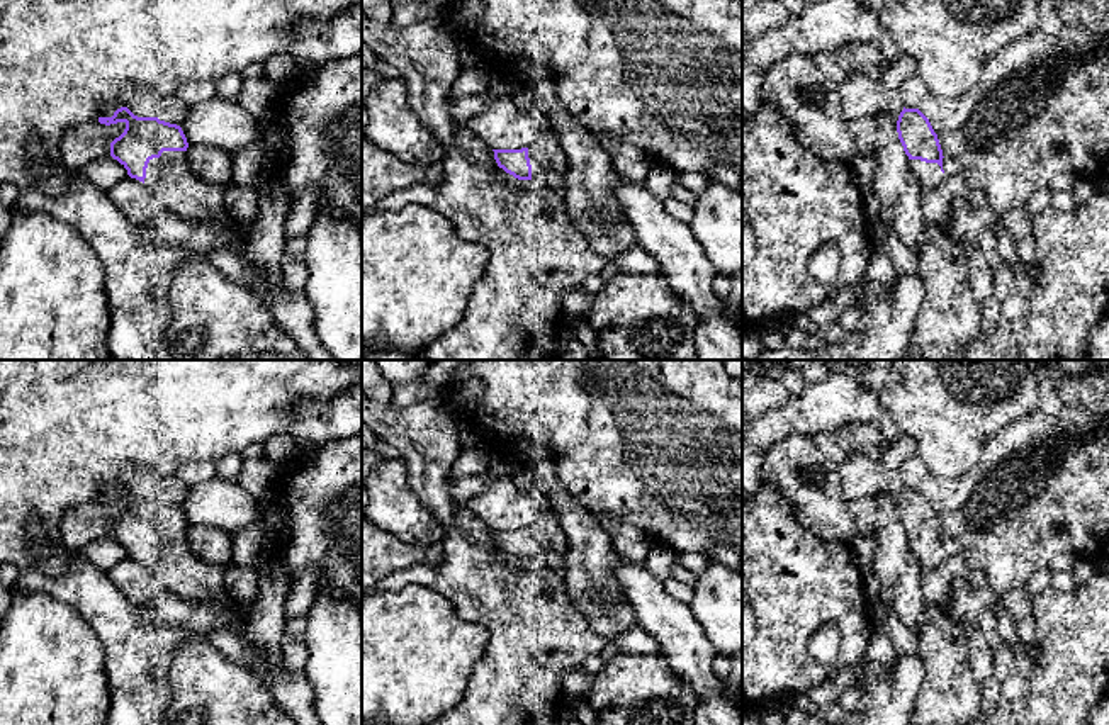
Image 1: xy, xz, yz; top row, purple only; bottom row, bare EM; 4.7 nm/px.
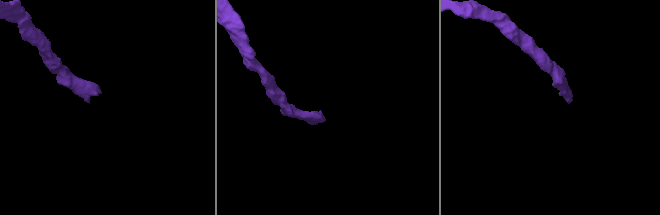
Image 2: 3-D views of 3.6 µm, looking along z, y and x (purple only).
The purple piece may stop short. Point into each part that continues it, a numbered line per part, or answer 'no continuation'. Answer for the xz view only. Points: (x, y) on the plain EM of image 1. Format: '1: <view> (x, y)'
1: xz (547, 539)

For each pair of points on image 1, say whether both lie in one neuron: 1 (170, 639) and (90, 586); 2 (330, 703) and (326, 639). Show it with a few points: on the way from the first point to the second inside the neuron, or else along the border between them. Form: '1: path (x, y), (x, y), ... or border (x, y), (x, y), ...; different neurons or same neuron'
1: path (150, 639), (143, 639), (111, 606); same neuron
2: path (330, 688), (330, 654); same neuron

